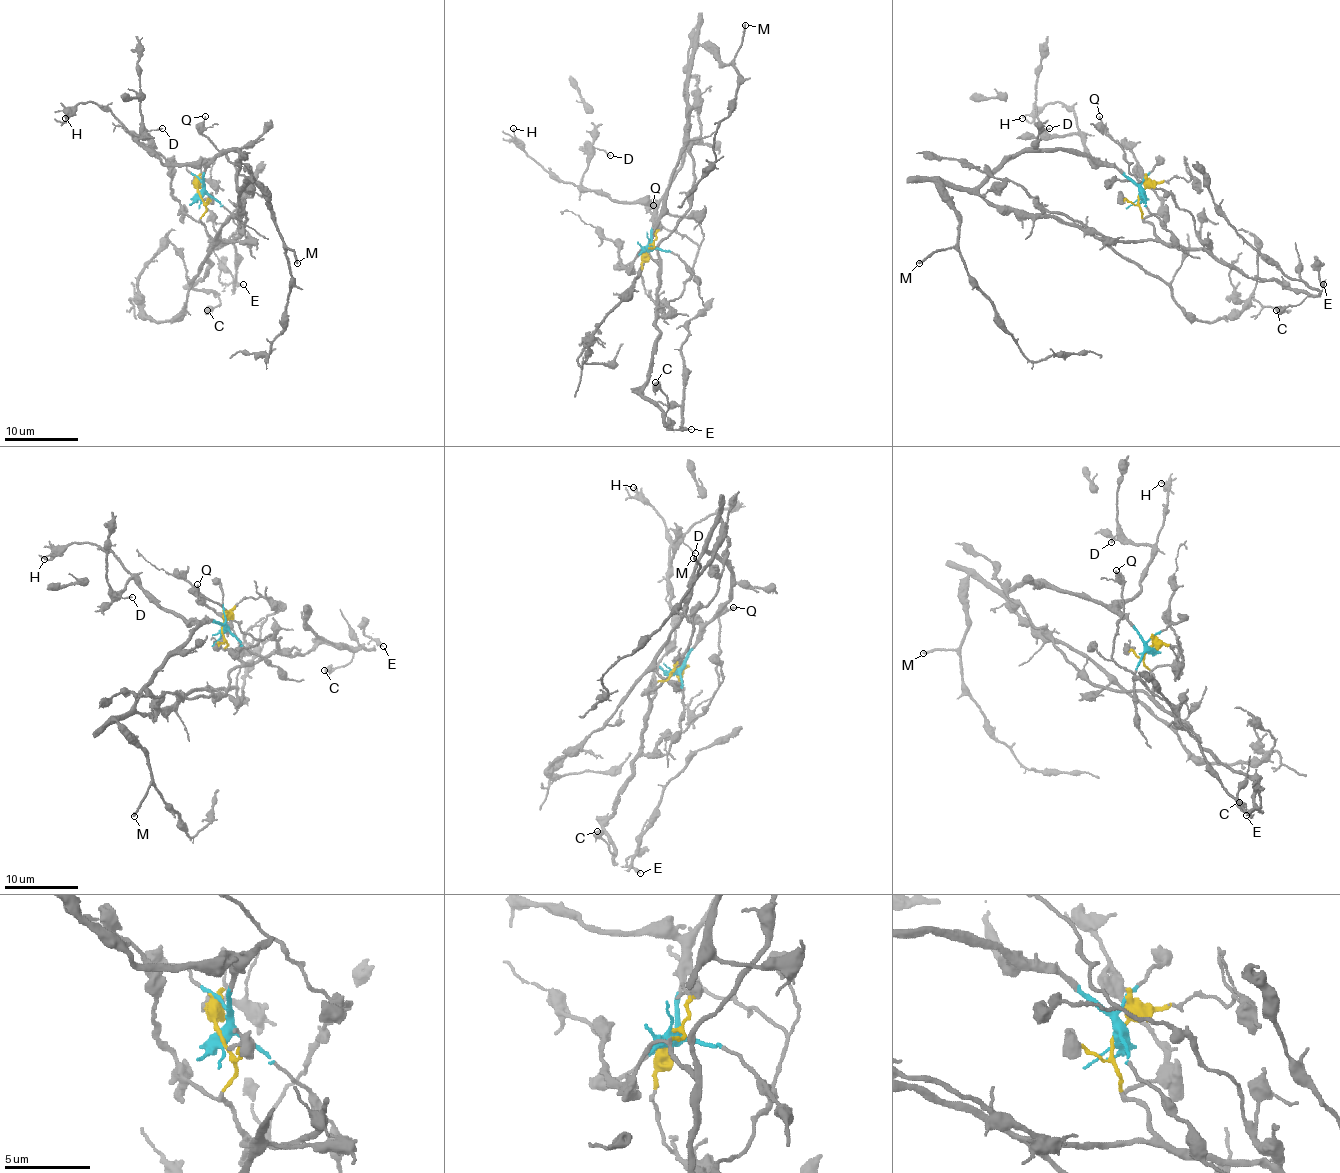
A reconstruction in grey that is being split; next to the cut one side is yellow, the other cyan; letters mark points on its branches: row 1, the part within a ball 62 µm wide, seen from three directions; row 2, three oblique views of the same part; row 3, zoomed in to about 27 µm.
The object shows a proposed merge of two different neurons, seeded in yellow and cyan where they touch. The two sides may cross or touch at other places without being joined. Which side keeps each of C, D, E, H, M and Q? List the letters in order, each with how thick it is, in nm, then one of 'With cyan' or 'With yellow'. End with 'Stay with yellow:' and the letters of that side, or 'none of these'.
C: Thickness 480 nm. With yellow
D: Thickness 150 nm. With cyan
E: Thickness 240 nm. With yellow
H: Thickness 150 nm. With cyan
M: Thickness 200 nm. With cyan
Q: Thickness 150 nm. With yellow
Stay with yellow: C, E, Q

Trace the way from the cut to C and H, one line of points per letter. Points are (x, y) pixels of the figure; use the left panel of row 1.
C: (199, 193), (204, 206), (201, 221), (210, 241), (210, 265), (195, 286), (210, 290), (219, 304), (206, 310)
H: (199, 193), (203, 188), (204, 164), (164, 164), (115, 117), (93, 102), (80, 102), (65, 117)

